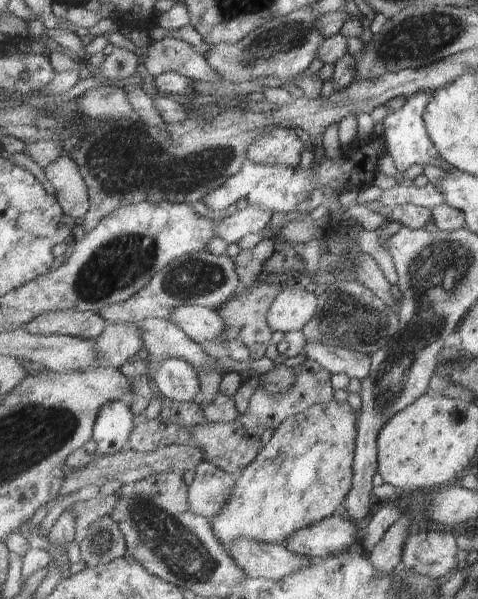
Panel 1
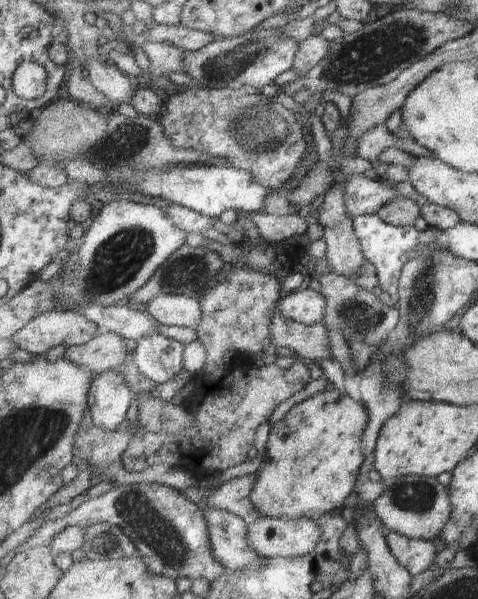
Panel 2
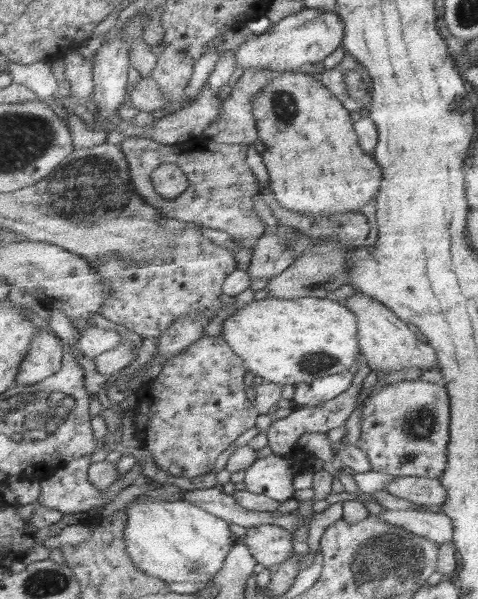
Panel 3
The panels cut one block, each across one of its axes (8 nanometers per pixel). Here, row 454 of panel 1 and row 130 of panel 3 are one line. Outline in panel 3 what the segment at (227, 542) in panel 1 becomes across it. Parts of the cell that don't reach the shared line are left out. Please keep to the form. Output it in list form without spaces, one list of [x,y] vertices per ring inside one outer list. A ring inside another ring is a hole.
[[[285,71],[280,74],[275,74],[274,79],[267,83],[261,89],[261,92],[256,94],[255,108],[253,108],[253,115],[257,119],[258,138],[265,144],[265,150],[262,153],[263,163],[265,164],[269,174],[269,187],[275,192],[276,199],[289,210],[300,212],[304,215],[312,217],[329,217],[331,214],[345,214],[345,212],[357,212],[361,210],[369,200],[373,200],[379,189],[381,188],[381,180],[383,180],[383,169],[376,159],[367,154],[361,146],[356,127],[353,120],[351,120],[350,111],[345,108],[345,103],[339,102],[334,94],[315,76],[308,73],[297,71]]]

